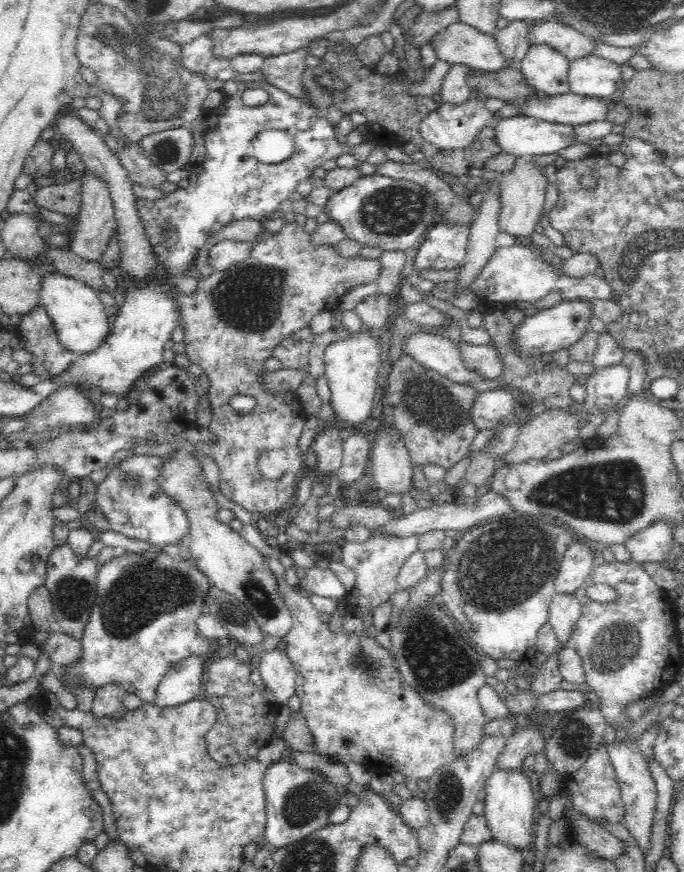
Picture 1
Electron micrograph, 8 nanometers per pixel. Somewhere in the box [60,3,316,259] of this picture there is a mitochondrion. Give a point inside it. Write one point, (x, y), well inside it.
(154, 63)

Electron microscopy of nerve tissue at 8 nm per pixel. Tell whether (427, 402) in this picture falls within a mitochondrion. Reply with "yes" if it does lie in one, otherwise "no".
yes

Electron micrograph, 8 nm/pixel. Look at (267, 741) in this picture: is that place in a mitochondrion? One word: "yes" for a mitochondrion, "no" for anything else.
no

